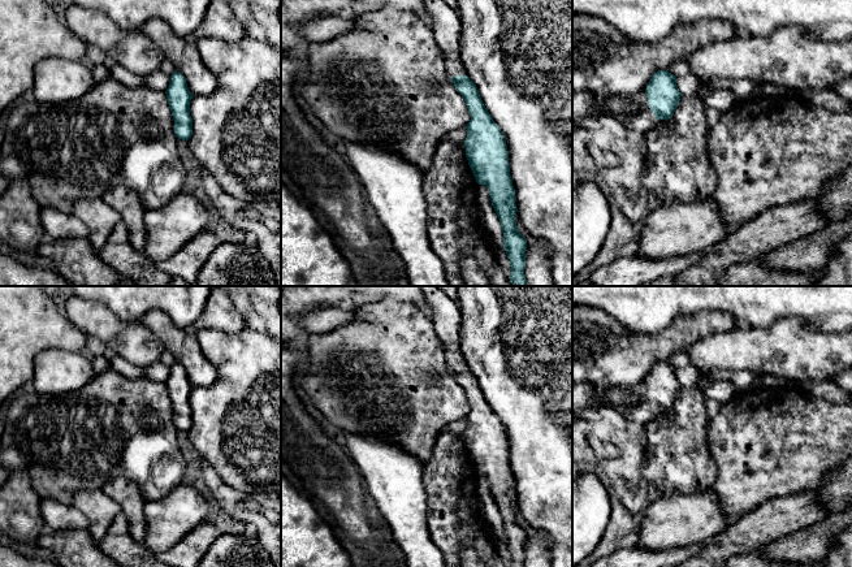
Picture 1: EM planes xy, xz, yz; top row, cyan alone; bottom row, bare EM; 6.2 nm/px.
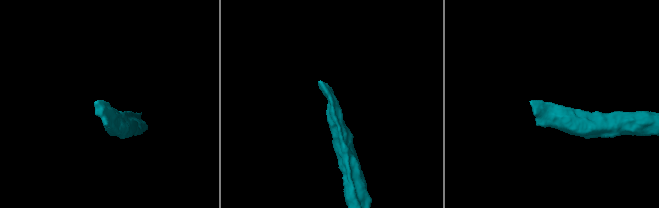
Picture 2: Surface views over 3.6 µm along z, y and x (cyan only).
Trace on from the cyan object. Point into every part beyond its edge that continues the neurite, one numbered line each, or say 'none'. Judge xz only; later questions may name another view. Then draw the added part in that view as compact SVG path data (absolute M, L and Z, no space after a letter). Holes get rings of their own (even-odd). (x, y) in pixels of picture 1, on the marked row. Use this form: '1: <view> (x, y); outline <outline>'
1: xz (445, 22); outline M423 0L429 16L428 23L445 59L450 77L464 74L466 68L460 59L460 16L444 0Z

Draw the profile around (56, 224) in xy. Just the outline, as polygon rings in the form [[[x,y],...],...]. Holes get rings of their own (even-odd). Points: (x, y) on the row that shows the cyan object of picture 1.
[[[46,207],[42,208],[39,217],[47,239],[87,238],[90,234],[88,228],[72,213]]]

